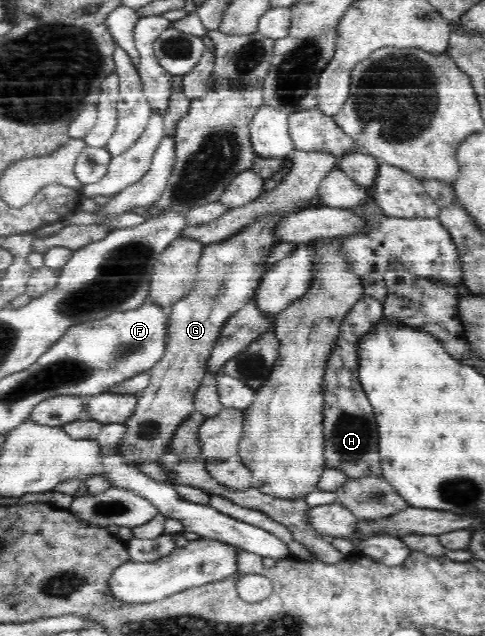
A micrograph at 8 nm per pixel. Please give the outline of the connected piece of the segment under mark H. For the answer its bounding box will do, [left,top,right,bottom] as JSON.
[322,296,382,479]

